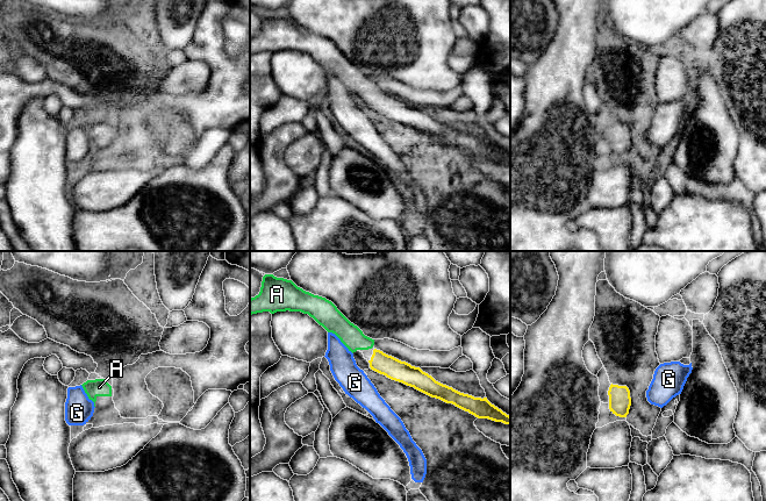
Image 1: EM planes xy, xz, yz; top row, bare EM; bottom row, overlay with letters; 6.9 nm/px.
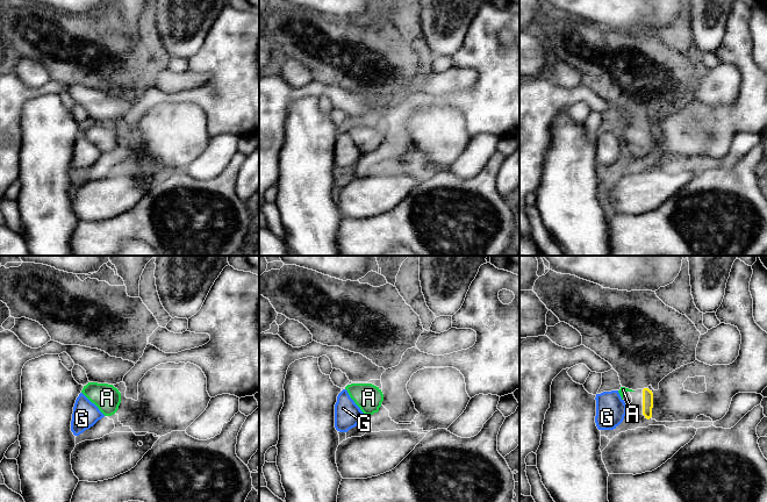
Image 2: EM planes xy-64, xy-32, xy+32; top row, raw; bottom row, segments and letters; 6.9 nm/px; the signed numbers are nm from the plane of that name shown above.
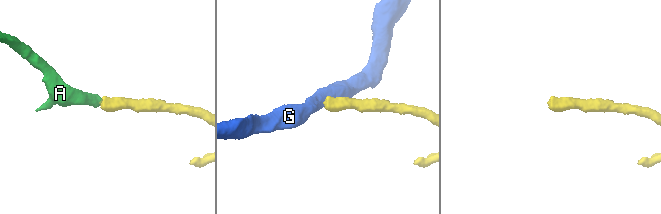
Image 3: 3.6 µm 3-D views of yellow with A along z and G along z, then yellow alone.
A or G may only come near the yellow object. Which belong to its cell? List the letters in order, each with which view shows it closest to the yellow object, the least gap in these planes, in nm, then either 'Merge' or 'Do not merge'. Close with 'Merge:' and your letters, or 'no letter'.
A: Closest in xz. Distance 20 nm. Merge
G: Closest in xz. Distance 60 nm. Do not merge
Merge: A

